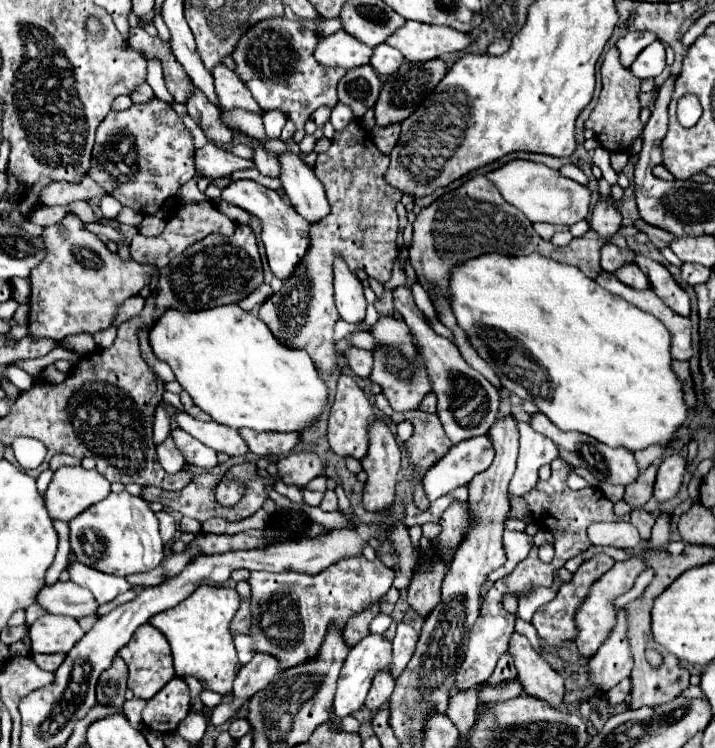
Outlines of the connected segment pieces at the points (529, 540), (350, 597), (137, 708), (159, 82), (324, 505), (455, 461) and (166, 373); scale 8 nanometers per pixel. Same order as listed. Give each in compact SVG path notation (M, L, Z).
M505 530L503 532L503 548L505 548L505 554L507 554L507 562L501 568L497 568L495 572L491 572L491 576L487 576L487 580L495 582L495 580L511 574L515 564L519 564L519 560L527 558L531 546L533 546L533 536L527 534L525 530L521 530L521 532Z
M365 556L359 558L341 558L333 562L323 572L309 576L299 572L283 572L271 574L267 571L252 571L248 580L251 586L251 632L249 636L235 636L235 648L239 654L239 662L247 664L253 652L271 652L275 658L283 660L283 668L291 668L301 660L309 660L317 656L319 646L325 638L325 630L331 622L337 622L343 630L343 624L349 620L351 612L361 612L367 608L367 600L379 600L393 584L395 572L387 568L381 560L369 562Z
M133 698L133 700L127 700L123 704L123 714L127 716L127 720L133 724L133 728L141 728L143 720L141 720L141 712L145 708L147 700L141 700L141 698Z
M149 60L149 64L147 64L147 84L153 88L153 92L155 92L155 96L157 96L159 100L165 100L167 104L173 102L173 96L171 96L171 94L167 92L167 88L165 88L159 60Z
M325 490L325 496L323 496L323 502L319 504L319 508L326 512L338 509L338 498L335 496L335 492L333 492L333 490Z
M477 436L455 444L443 458L439 458L423 476L423 490L429 502L467 486L471 478L489 468L493 460L493 446L489 436Z
M145 328L139 330L139 344L141 344L141 352L143 352L145 362L147 362L155 373L166 383L175 380L175 375L169 365L153 356L151 346L149 346L149 340L147 340L147 330L145 330Z

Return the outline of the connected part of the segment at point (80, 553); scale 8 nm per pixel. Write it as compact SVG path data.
M111 492L105 500L89 506L79 516L75 516L69 522L69 528L71 528L71 550L75 552L77 560L91 566L91 568L97 568L101 572L109 572L115 576L149 572L149 570L157 568L165 556L163 554L163 540L159 536L159 524L157 524L153 510L147 506L147 502L143 498L131 496L129 492L119 492L119 494Z

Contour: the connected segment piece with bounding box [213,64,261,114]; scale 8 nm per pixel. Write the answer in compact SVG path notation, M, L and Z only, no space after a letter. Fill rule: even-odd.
M219 64L213 72L213 78L215 78L215 94L217 94L219 108L223 108L223 110L245 108L245 110L251 110L257 114L261 112L259 104L255 102L249 88L239 78L239 74L235 74L227 66Z

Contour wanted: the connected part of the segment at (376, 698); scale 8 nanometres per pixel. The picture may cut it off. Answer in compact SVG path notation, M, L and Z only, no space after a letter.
M377 674L375 680L373 680L373 686L367 694L367 700L365 700L365 706L369 710L379 710L379 708L385 708L391 694L393 694L393 688L395 688L395 680L391 674Z

